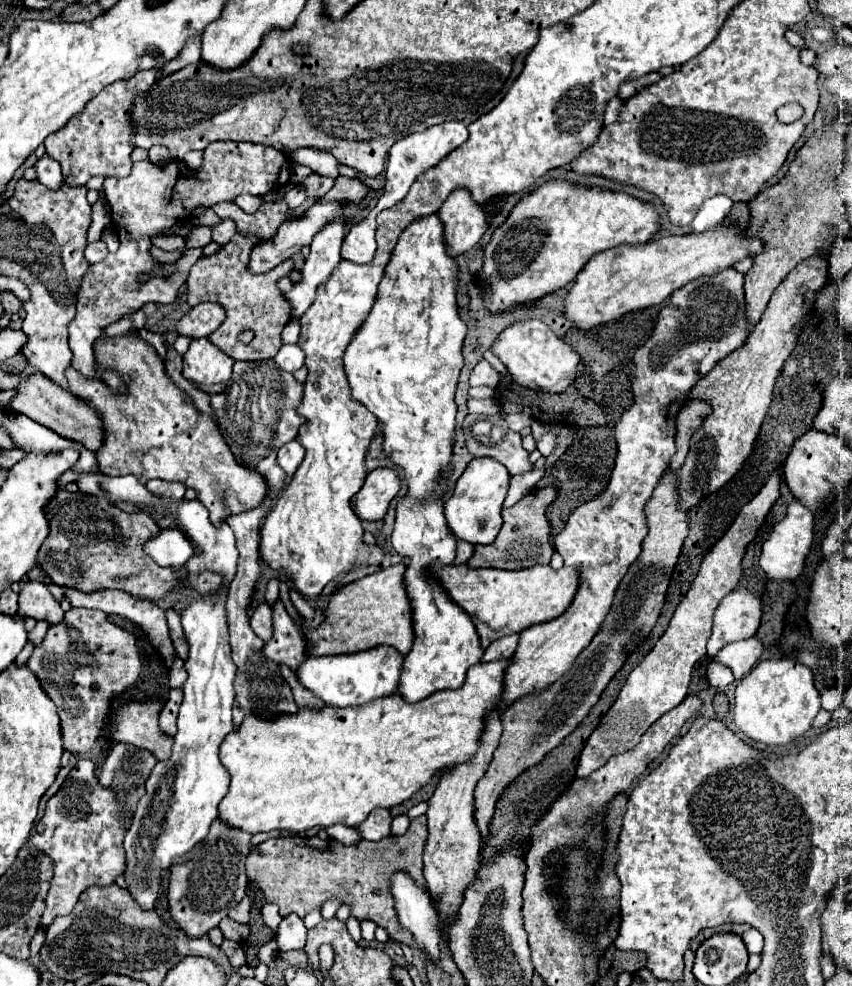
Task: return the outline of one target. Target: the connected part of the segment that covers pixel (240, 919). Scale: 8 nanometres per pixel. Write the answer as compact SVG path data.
M245 897L235 909L229 911L229 917L231 917L233 921L237 921L237 923L249 923L249 907L251 907L251 903L249 903L249 899Z

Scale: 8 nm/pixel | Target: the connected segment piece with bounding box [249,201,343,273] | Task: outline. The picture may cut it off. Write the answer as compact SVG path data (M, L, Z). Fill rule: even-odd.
M331 201L331 203L315 203L307 209L305 217L287 221L277 231L277 237L259 243L251 253L249 271L251 273L267 273L281 261L293 257L299 253L303 245L309 245L313 235L325 227L325 223L333 217L333 213L341 207L343 201Z

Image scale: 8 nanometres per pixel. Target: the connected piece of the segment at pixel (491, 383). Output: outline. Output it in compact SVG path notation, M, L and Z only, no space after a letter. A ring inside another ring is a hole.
M479 361L475 365L475 369L471 371L471 379L469 379L471 387L477 385L485 385L485 387L495 387L499 383L499 373L487 363L487 361Z

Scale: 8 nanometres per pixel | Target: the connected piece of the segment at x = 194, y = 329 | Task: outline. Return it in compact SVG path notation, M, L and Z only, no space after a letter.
M201 303L193 307L179 323L177 323L177 333L199 339L199 337L209 337L225 319L225 311L217 303Z

